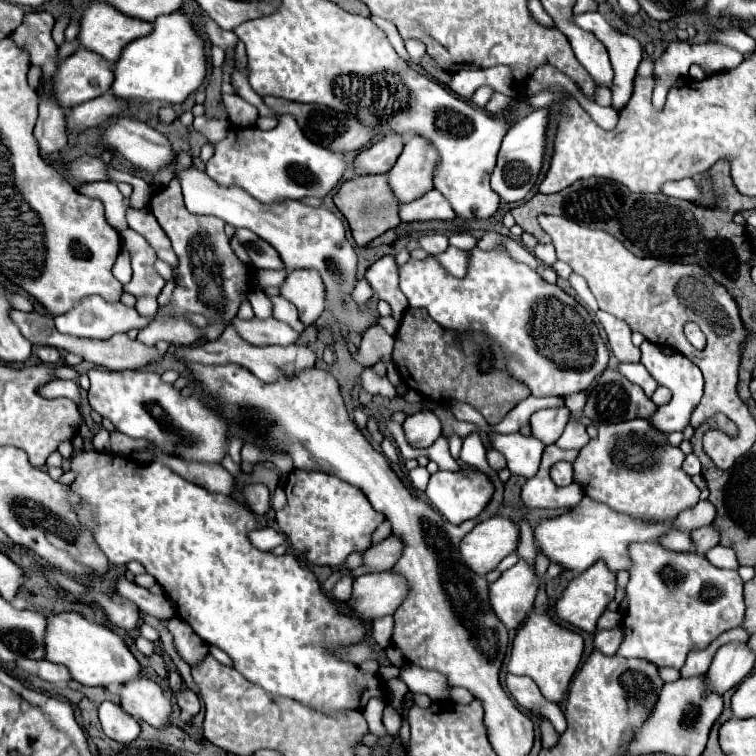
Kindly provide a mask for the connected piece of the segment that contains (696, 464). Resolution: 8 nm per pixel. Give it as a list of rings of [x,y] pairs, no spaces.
[[[693,453],[686,456],[682,467],[689,476],[700,474],[702,469],[699,459]]]

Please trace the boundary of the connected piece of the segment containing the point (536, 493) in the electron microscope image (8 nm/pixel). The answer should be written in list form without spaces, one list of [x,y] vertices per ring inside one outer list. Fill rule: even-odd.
[[[550,444],[544,448],[540,468],[536,476],[532,476],[522,486],[522,500],[526,508],[570,508],[582,500],[581,488],[576,483],[567,487],[556,486],[550,479],[552,464],[566,460],[574,462],[578,456],[576,450],[560,450],[556,444]]]

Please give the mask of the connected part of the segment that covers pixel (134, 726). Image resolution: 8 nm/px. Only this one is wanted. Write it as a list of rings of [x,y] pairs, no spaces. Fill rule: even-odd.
[[[102,702],[98,716],[104,734],[116,742],[132,742],[140,734],[138,720],[132,718],[126,710],[122,710],[120,704]]]

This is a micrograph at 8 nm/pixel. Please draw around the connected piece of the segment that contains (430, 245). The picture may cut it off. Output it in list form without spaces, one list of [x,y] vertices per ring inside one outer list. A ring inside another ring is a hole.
[[[428,234],[420,238],[420,246],[428,252],[428,254],[440,254],[444,252],[450,244],[448,244],[448,236],[444,234]]]

